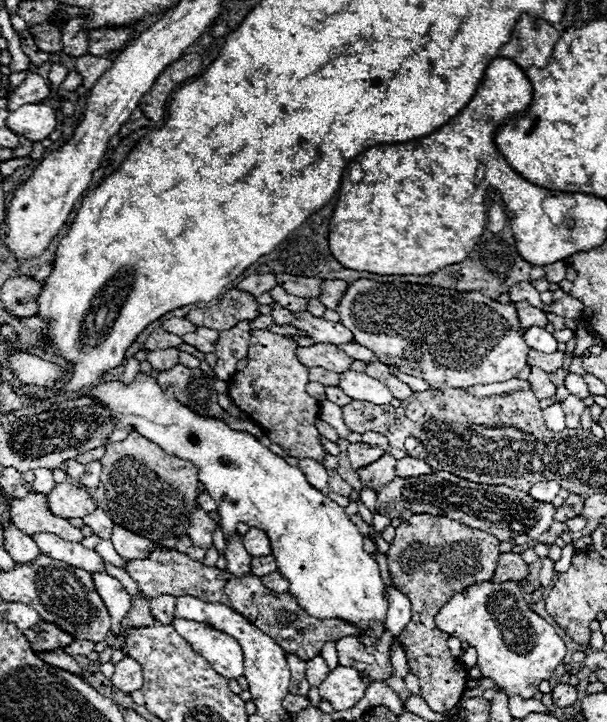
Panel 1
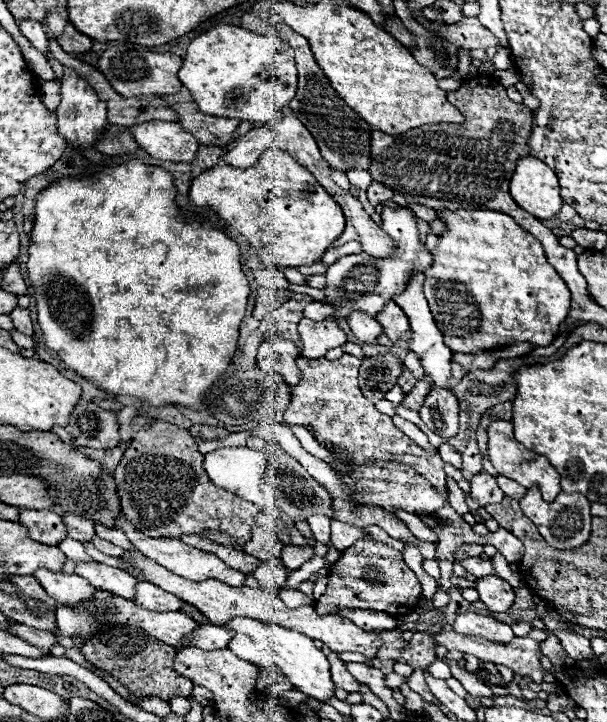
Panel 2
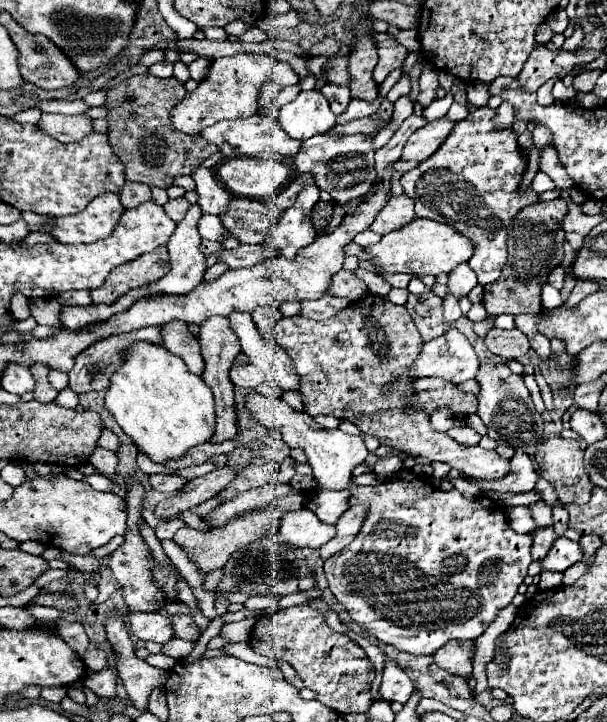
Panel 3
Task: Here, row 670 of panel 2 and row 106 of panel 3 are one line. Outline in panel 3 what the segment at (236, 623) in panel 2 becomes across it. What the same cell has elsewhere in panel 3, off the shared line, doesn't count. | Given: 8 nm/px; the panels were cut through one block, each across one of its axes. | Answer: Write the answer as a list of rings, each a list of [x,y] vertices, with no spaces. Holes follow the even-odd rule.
[[[318,90],[300,92],[294,102],[282,106],[278,118],[282,128],[296,140],[326,134],[336,124],[336,116],[330,110],[328,100]]]

